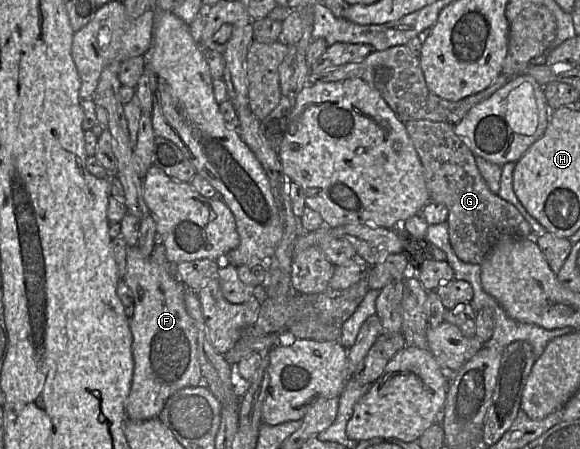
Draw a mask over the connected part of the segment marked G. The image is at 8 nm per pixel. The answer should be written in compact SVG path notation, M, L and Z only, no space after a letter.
M430 120L405 123L407 133L424 169L430 201L444 204L448 209L448 235L457 257L471 264L481 264L502 235L534 238L530 224L510 202L488 188L470 148L453 131L453 125Z

